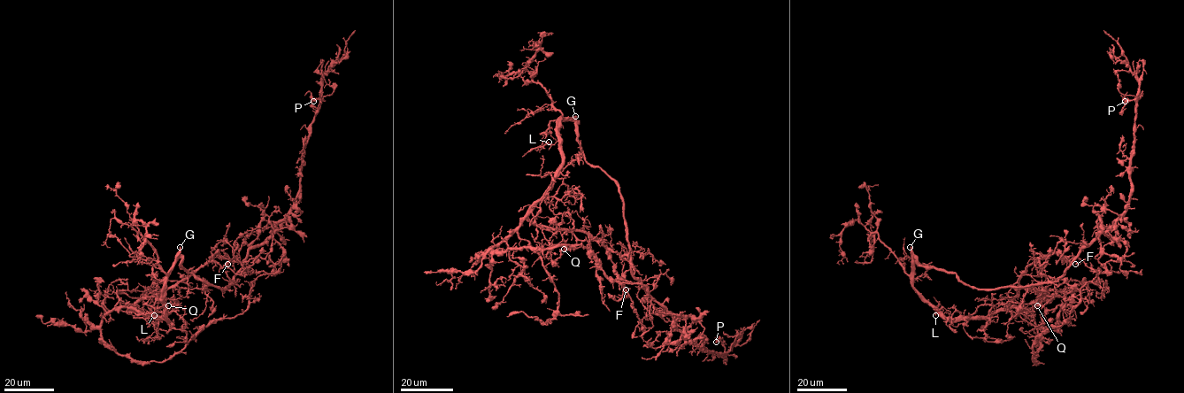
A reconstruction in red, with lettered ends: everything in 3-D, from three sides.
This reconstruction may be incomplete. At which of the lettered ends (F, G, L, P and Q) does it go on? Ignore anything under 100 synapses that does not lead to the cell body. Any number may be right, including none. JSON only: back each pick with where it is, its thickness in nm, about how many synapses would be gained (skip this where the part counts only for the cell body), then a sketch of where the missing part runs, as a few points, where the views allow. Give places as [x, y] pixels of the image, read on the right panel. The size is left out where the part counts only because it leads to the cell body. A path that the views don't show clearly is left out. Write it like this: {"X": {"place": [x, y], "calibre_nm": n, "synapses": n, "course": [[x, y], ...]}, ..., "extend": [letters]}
{"G": {"place": [910, 247], "calibre_nm": 380, "synapses": 2000, "course": [[910, 247], [897, 211], [885, 208], [875, 210], [875, 222], [862, 231]]}, "extend": ["G"]}

